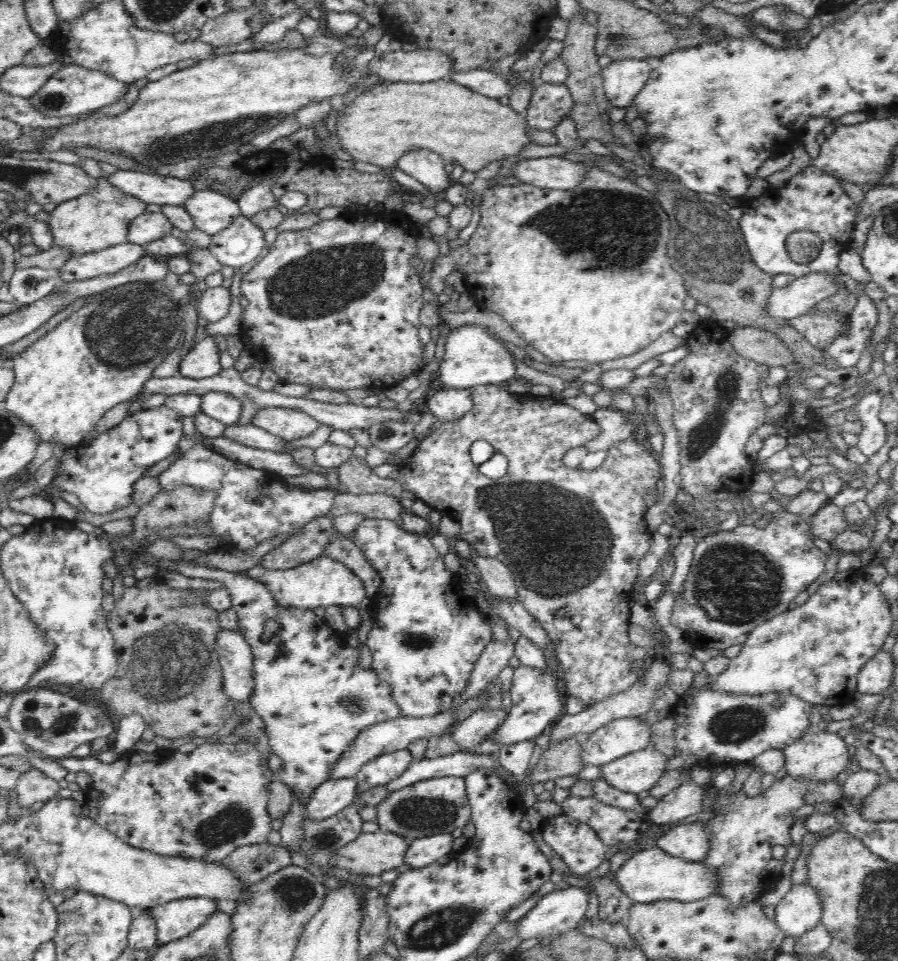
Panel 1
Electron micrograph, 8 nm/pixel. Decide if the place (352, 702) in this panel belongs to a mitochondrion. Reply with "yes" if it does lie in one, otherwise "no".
yes

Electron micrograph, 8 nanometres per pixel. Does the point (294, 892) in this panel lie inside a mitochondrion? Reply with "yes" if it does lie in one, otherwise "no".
yes

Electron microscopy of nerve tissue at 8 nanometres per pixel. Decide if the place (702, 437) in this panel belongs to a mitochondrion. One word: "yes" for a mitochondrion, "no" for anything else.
yes

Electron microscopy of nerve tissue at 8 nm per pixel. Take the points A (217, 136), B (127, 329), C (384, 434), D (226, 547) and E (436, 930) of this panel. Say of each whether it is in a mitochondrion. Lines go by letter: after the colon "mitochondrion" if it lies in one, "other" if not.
A: mitochondrion
B: mitochondrion
C: mitochondrion
D: other
E: mitochondrion

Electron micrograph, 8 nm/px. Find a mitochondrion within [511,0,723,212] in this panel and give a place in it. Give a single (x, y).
(615, 40)

